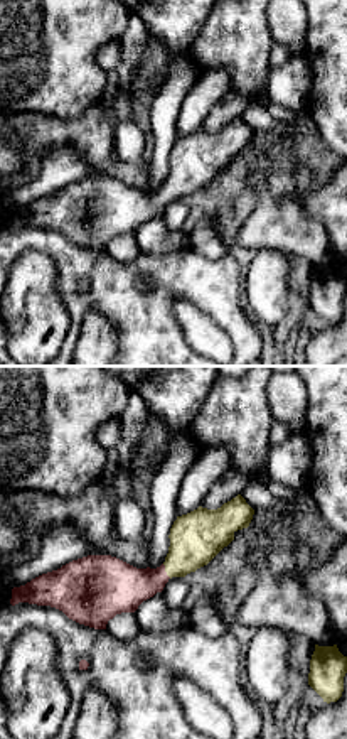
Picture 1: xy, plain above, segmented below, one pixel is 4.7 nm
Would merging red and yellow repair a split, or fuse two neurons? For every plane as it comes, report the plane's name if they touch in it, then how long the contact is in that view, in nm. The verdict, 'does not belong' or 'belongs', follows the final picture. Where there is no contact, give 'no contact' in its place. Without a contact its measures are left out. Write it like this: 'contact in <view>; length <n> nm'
contact in xy; length 80 nm

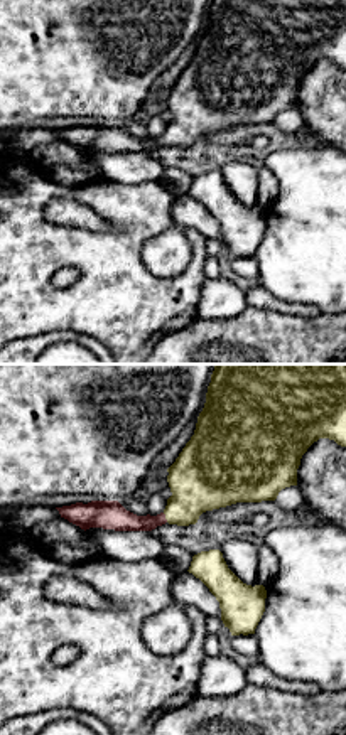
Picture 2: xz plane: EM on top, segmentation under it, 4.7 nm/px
contact in xz; length 50 nm

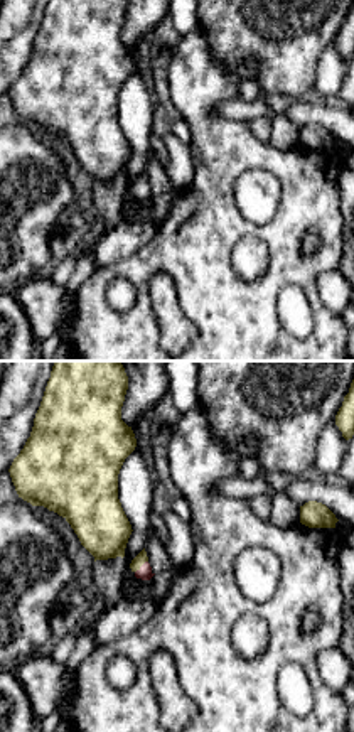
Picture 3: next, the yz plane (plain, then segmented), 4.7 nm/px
contact in yz; length 90 nm

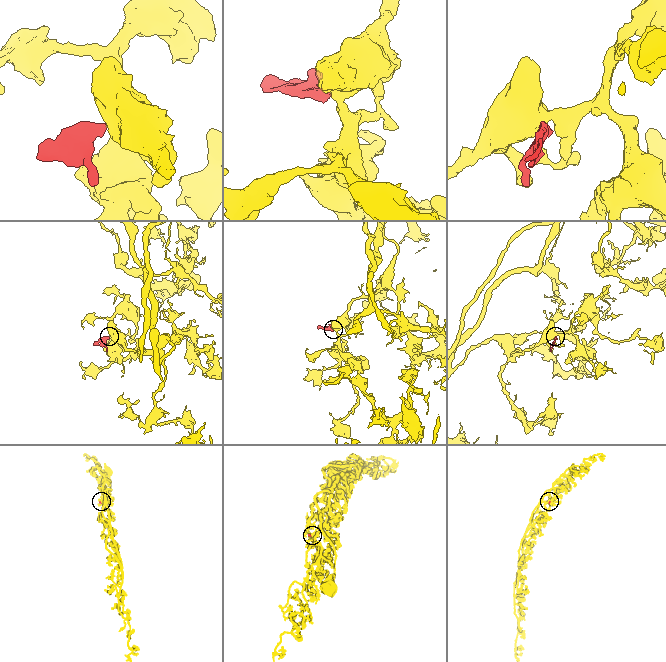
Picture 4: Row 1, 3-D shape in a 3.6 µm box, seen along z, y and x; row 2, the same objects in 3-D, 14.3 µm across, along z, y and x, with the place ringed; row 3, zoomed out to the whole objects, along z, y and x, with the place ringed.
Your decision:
belongs

